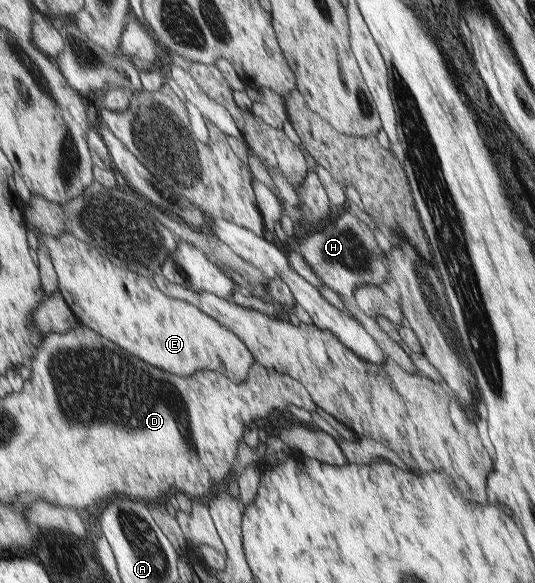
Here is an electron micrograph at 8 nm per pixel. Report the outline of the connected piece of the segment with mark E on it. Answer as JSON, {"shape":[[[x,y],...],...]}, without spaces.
{"shape":[[[39,232],[37,236],[49,245],[61,292],[85,326],[108,336],[129,353],[173,371],[175,375],[191,377],[200,371],[211,370],[228,375],[237,385],[247,381],[253,356],[243,341],[220,320],[187,299],[167,295],[156,284],[156,278],[122,268],[76,235],[65,232],[61,237],[53,237]]]}

